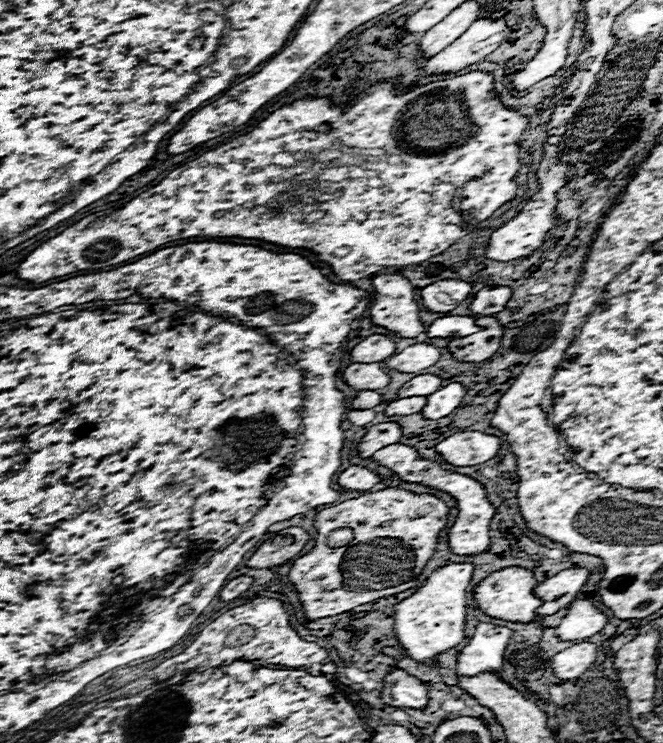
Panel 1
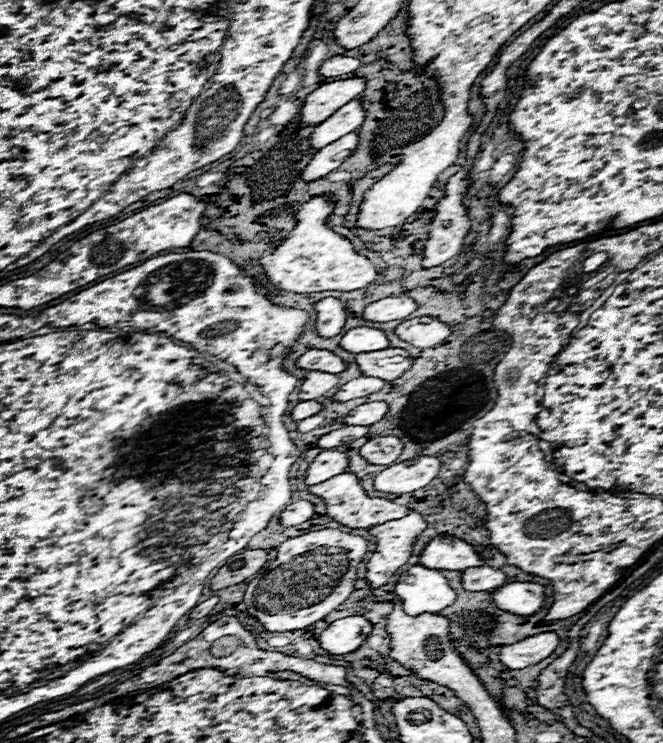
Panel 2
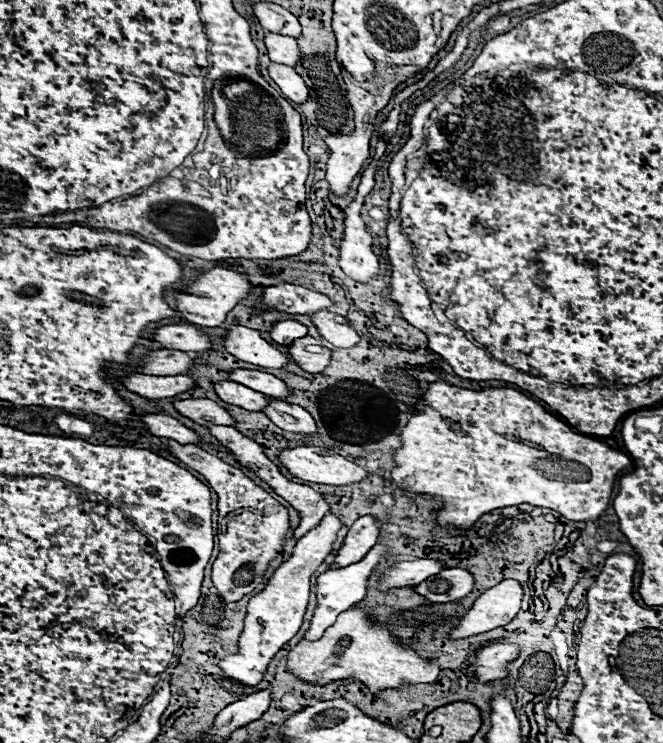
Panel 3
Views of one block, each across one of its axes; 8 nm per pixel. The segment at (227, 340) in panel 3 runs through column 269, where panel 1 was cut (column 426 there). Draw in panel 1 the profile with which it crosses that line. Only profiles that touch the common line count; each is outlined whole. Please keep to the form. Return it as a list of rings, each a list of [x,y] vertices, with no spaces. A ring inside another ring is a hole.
[[[416,342],[416,344],[404,348],[400,354],[394,354],[388,360],[388,368],[398,370],[398,372],[420,372],[420,370],[426,370],[428,366],[436,364],[440,360],[440,356],[442,354],[436,346]]]

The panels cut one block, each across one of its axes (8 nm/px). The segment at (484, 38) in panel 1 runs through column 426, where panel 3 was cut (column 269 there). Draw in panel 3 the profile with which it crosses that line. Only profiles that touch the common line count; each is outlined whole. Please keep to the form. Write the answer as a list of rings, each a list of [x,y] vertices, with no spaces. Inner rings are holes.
[[[270,62],[268,66],[270,78],[280,86],[280,90],[296,104],[302,104],[308,98],[308,88],[304,84],[304,80],[296,74],[296,70],[292,66],[286,64],[274,64]]]

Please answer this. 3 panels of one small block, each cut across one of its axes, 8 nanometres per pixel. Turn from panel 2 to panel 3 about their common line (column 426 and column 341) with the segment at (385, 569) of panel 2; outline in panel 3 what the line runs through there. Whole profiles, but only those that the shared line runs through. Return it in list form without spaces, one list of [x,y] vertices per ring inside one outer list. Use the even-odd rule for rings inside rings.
[[[326,514],[316,528],[298,538],[292,556],[274,570],[264,590],[258,592],[254,598],[250,598],[246,606],[244,630],[238,638],[238,652],[224,656],[222,662],[218,664],[224,678],[230,678],[232,682],[242,686],[260,684],[274,654],[300,630],[310,594],[310,576],[332,552],[332,542],[336,540],[336,532],[340,530],[340,526],[342,522],[334,514]]]

